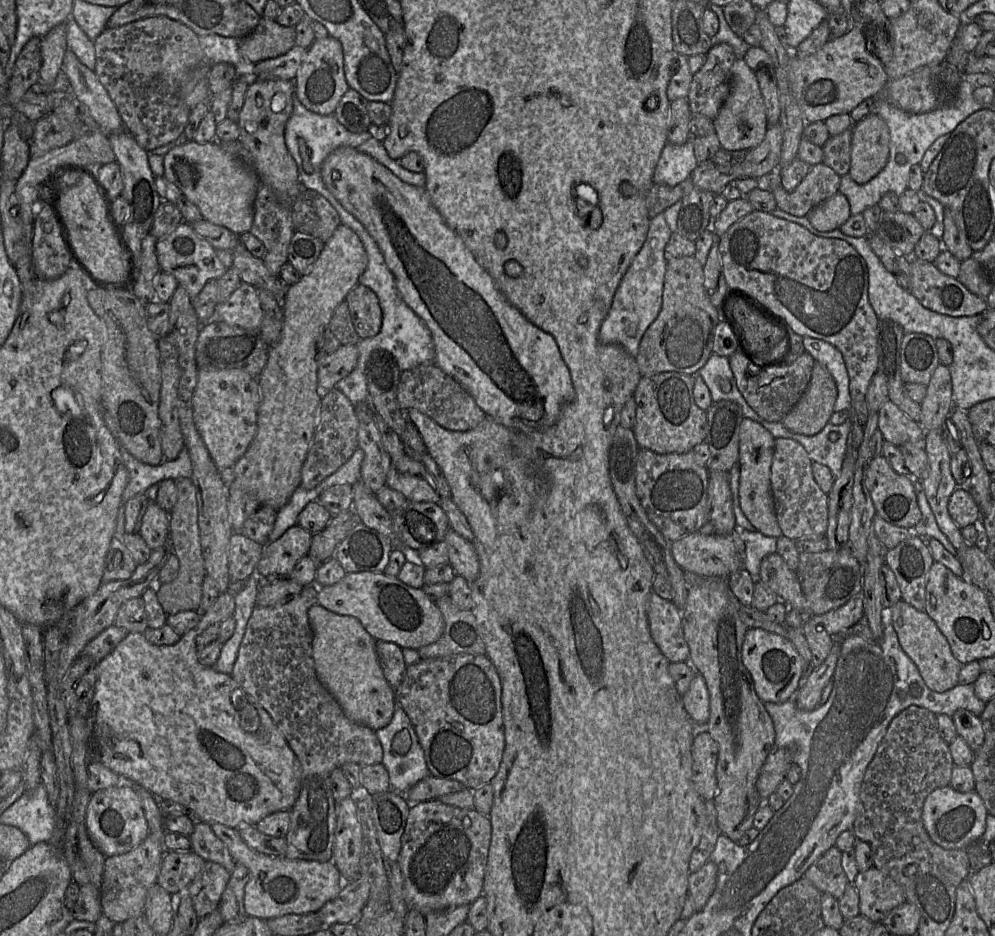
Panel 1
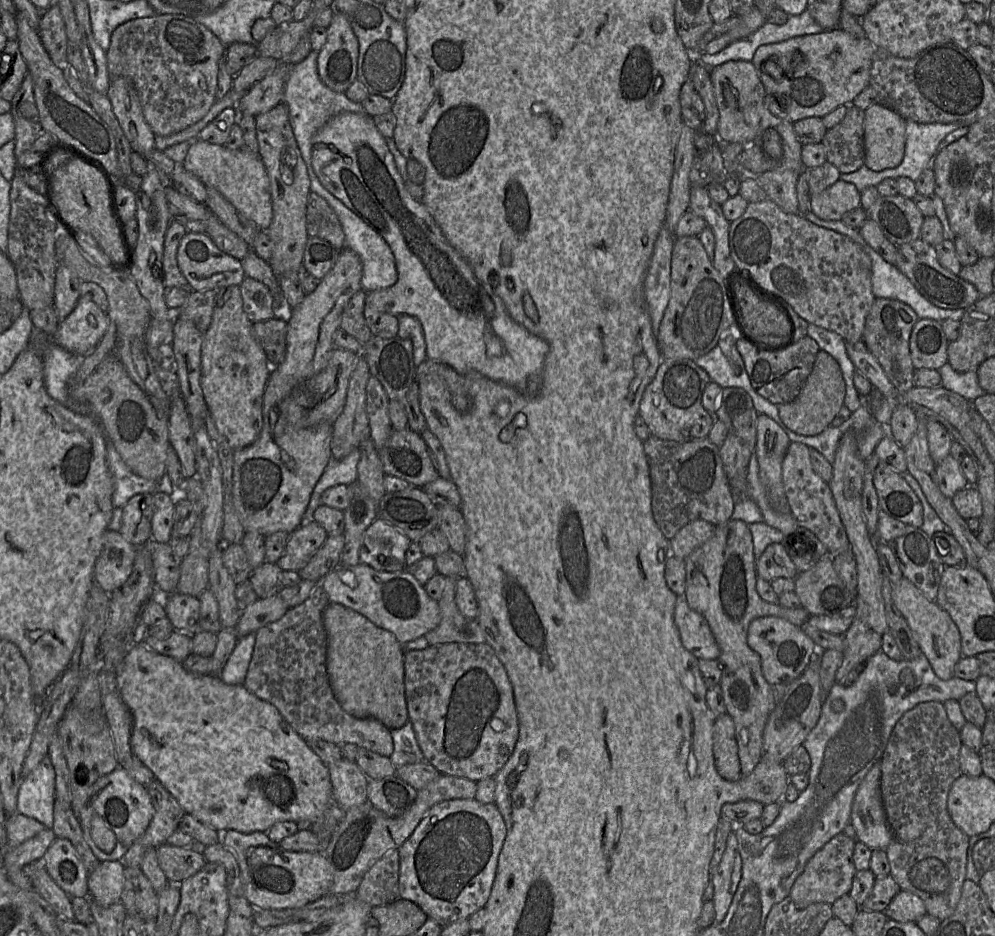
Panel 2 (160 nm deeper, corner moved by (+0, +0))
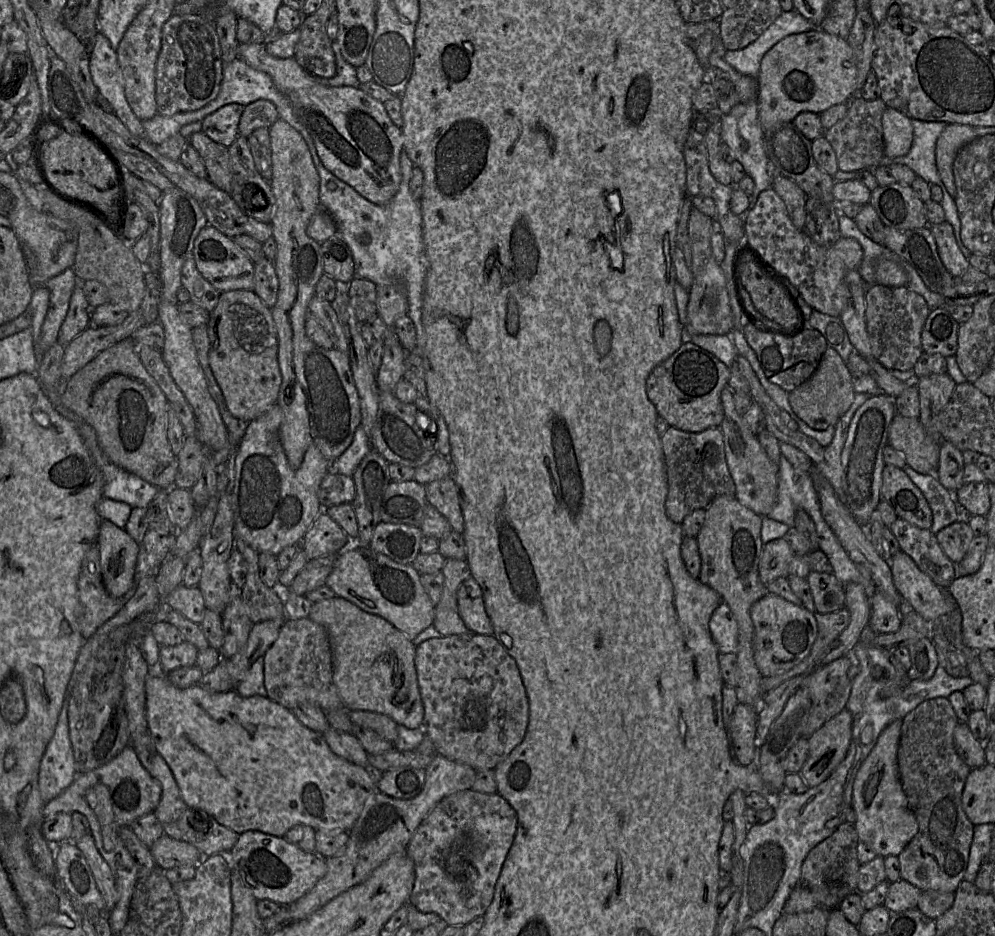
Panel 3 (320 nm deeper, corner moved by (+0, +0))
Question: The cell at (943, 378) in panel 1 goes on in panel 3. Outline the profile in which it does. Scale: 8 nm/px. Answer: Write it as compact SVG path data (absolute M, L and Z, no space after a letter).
M942 440L936 470L936 477L942 486L956 492L964 484L964 466L962 452L952 443Z

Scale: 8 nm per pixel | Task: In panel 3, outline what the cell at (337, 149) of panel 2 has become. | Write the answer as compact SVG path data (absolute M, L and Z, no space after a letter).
M238 43L237 58L242 59L252 68L267 73L278 91L288 98L294 115L310 134L317 154L329 172L374 204L384 205L392 199L401 182L399 158L403 150L403 136L401 128L390 119L384 103L359 88L325 86L318 81L317 78L320 77L315 77L302 68L294 57L281 59L270 55L264 43Z

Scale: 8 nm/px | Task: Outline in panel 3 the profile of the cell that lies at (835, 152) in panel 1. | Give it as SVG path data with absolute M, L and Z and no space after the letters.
M859 95L852 97L846 115L824 132L835 151L838 167L842 171L873 169L884 161L882 116L887 105L881 98L865 100Z

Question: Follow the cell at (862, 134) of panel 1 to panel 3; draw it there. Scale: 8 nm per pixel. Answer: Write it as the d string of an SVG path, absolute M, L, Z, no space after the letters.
M887 107L882 116L885 157L906 155L913 141L911 118L900 111Z

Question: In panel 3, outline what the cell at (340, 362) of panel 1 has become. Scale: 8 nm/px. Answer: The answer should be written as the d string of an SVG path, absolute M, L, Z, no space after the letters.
M278 118L269 127L272 176L275 197L270 225L276 243L273 260L279 287L272 307L278 337L278 364L282 376L276 404L282 411L280 440L289 465L298 469L308 447L316 446L332 462L352 443L361 425L359 395L354 384L349 357L338 349L325 349L306 334L308 305L323 276L320 244L306 233L310 217L320 208L320 177L307 143L289 123Z

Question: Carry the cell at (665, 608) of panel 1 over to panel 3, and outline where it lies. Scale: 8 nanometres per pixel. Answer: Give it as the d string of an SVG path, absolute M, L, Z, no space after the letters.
M721 603L713 611L708 626L719 654L736 653L738 627L733 614L726 603Z

